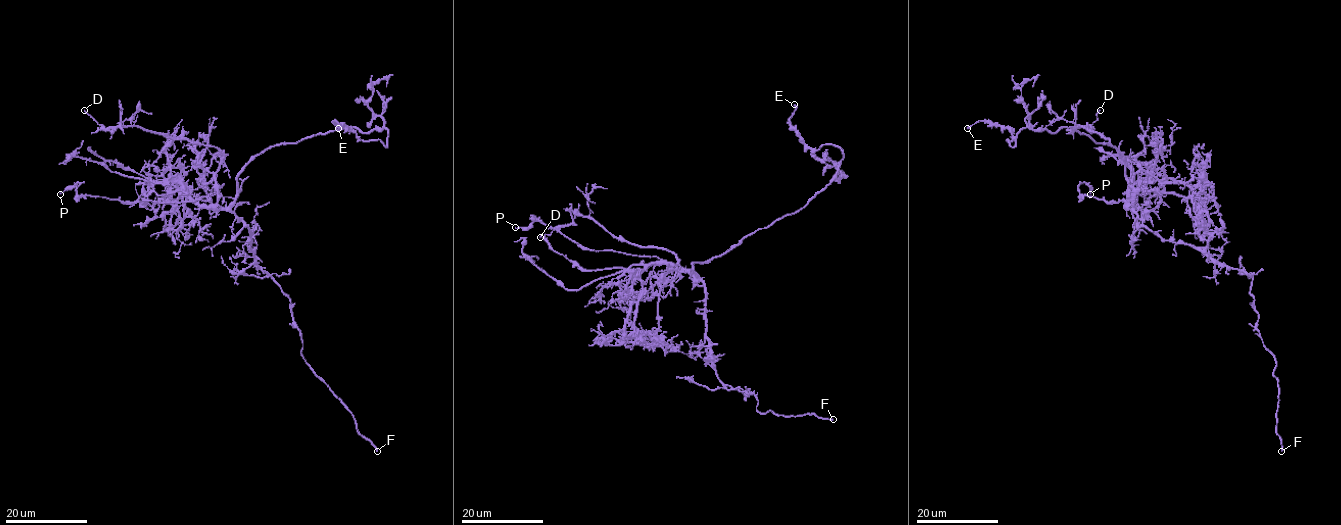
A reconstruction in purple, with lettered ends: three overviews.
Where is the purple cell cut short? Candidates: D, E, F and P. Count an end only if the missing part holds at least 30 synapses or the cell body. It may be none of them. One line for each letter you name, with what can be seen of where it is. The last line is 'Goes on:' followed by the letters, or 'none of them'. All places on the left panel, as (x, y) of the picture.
F: Place: (377, 451)
Goes on: F

